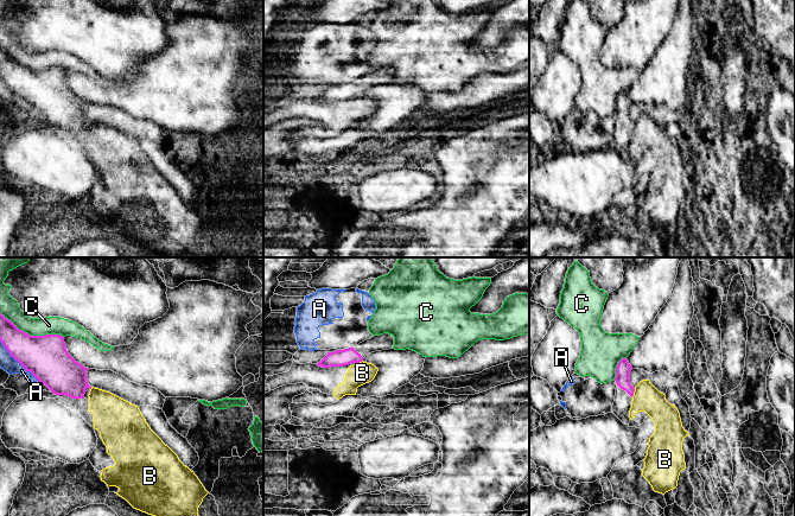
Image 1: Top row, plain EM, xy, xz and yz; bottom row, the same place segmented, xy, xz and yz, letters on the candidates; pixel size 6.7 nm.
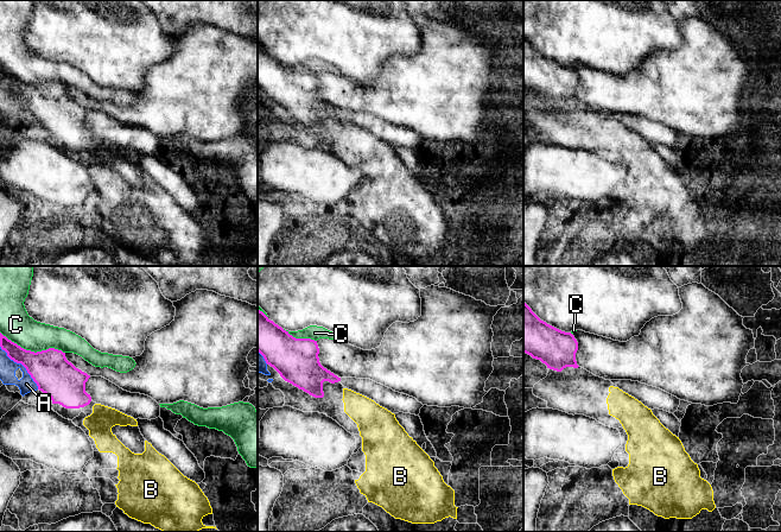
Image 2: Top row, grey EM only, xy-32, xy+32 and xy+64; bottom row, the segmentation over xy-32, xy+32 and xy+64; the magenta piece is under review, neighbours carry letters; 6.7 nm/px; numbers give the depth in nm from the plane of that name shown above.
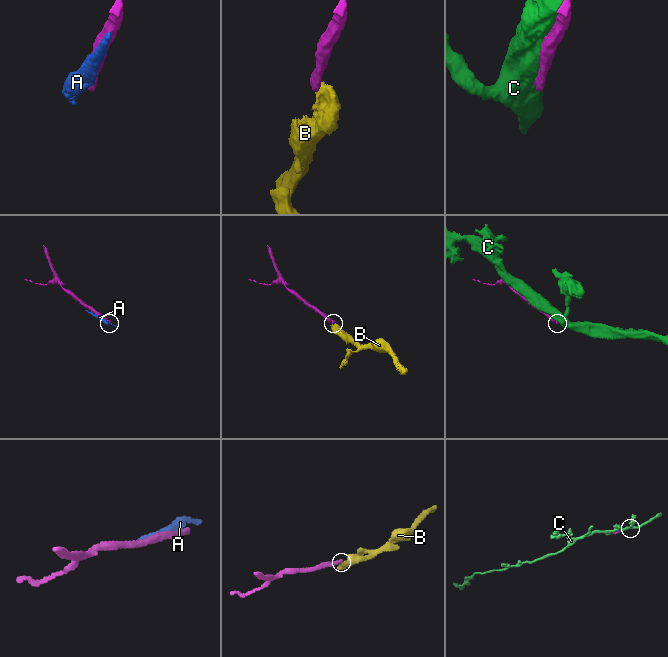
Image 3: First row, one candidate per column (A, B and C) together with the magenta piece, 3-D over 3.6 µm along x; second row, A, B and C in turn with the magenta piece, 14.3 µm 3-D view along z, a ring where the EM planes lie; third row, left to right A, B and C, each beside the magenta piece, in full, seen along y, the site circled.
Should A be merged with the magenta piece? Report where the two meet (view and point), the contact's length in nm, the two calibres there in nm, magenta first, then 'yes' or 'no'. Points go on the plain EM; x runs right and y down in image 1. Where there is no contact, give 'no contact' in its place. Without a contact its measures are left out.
xy (18, 95) | 380 nm | 280/100 nm | no

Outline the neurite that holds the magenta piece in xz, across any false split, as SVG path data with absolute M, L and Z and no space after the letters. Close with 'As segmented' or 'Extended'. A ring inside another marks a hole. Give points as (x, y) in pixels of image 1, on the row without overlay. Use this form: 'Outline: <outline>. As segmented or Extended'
Outline: M389 68L374 70L365 74L355 82L327 87L327 89L317 100L323 102L343 101L351 97L360 97L365 90L375 85L393 83L394 71Z. Extended

